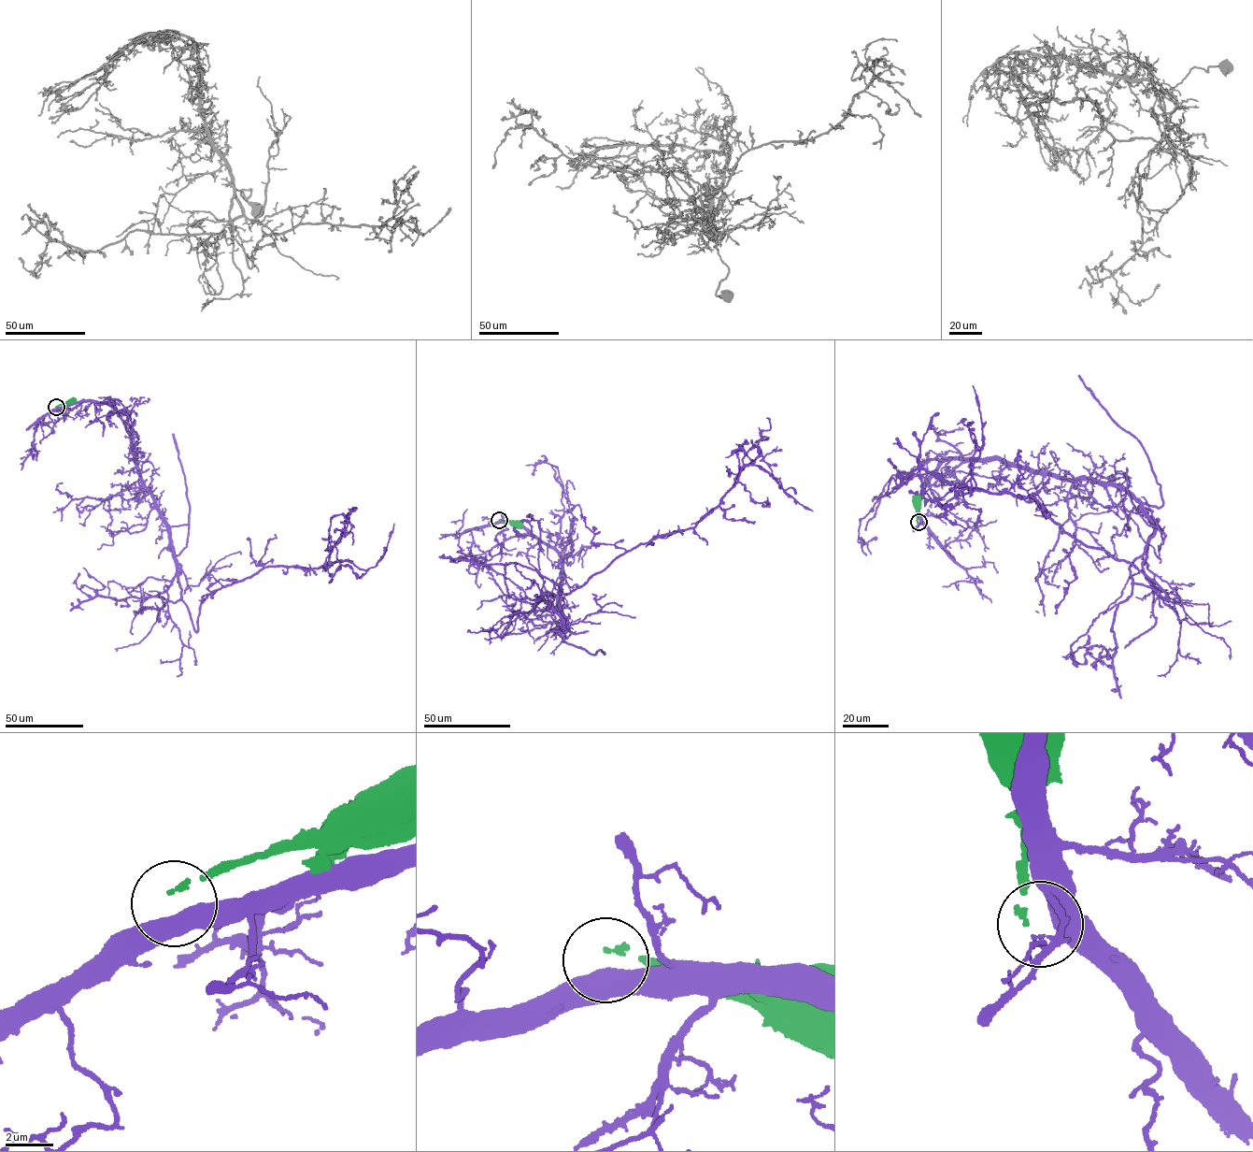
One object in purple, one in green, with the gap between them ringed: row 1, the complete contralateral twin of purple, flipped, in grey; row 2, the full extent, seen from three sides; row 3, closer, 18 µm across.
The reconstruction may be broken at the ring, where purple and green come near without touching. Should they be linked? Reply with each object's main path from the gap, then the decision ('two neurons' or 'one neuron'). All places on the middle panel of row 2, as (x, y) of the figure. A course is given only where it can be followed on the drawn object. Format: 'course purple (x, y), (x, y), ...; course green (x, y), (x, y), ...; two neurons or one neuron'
course purple (499, 521), (559, 554), (562, 631), (558, 585), (564, 595), (694, 527), (743, 467), (812, 511); course green (499, 520), (518, 525); two neurons

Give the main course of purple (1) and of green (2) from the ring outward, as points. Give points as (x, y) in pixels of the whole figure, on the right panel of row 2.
1: (919, 522), (945, 460), (1111, 483), (1157, 525), (1132, 581), (1168, 599), (1033, 494), (958, 495), (973, 385)
2: (918, 522), (918, 500)

